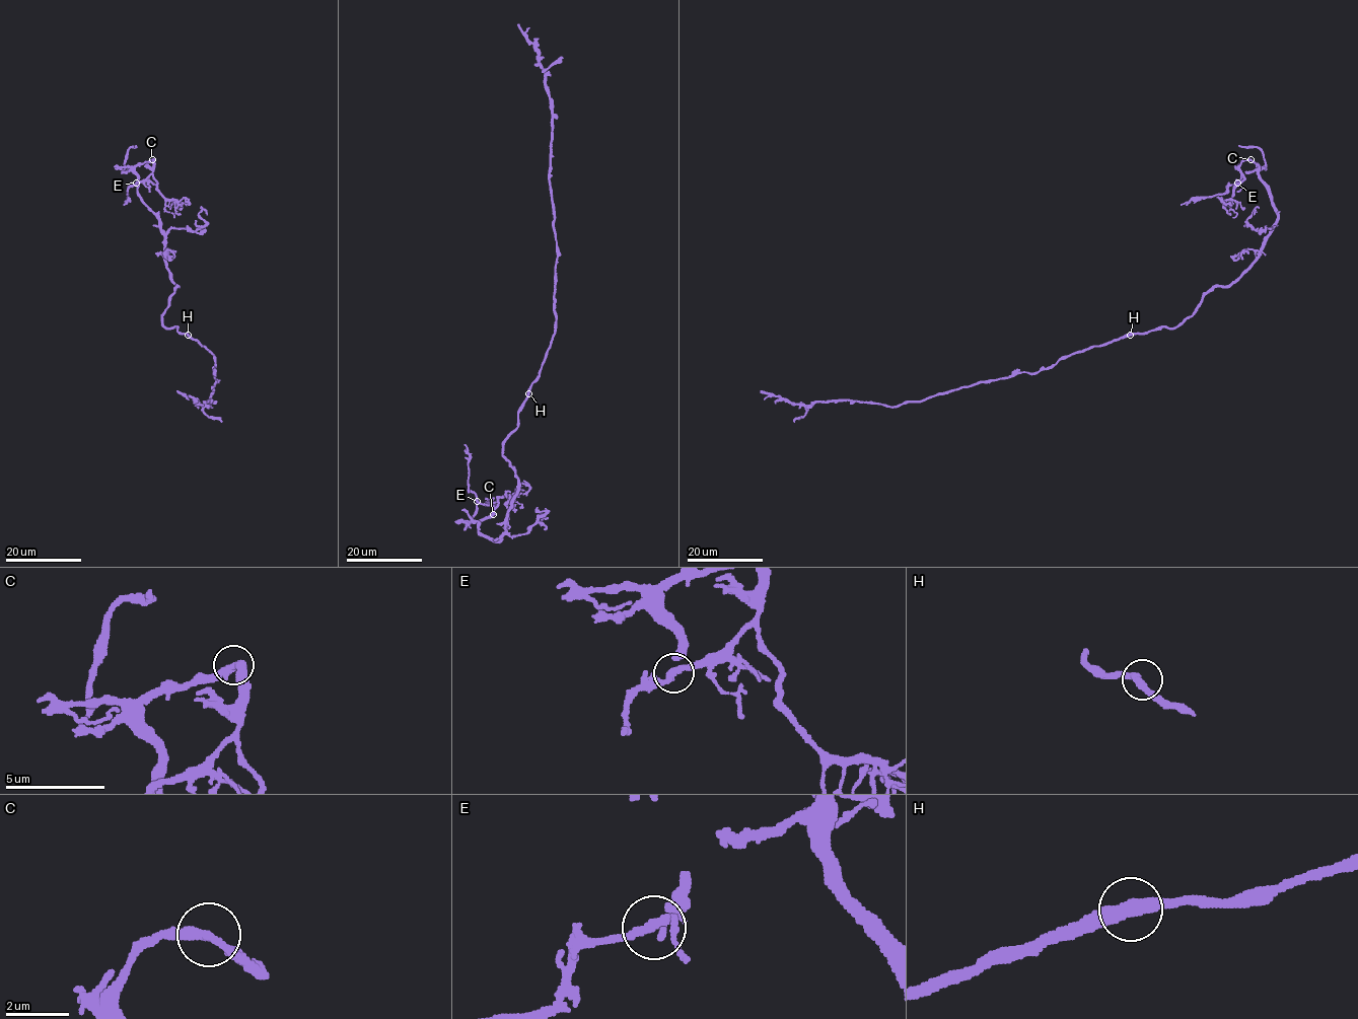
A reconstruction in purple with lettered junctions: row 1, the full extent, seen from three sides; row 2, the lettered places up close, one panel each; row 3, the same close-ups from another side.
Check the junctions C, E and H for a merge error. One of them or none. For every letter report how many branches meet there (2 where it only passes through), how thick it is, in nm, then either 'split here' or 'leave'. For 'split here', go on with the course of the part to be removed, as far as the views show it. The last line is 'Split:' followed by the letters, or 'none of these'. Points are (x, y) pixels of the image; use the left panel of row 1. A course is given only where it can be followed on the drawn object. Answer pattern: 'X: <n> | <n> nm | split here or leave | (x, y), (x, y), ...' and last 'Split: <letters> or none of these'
C: 2 | 320 nm | leave
E: 2 | 300 nm | leave
H: 2 | 400 nm | leave
Split: none of these

